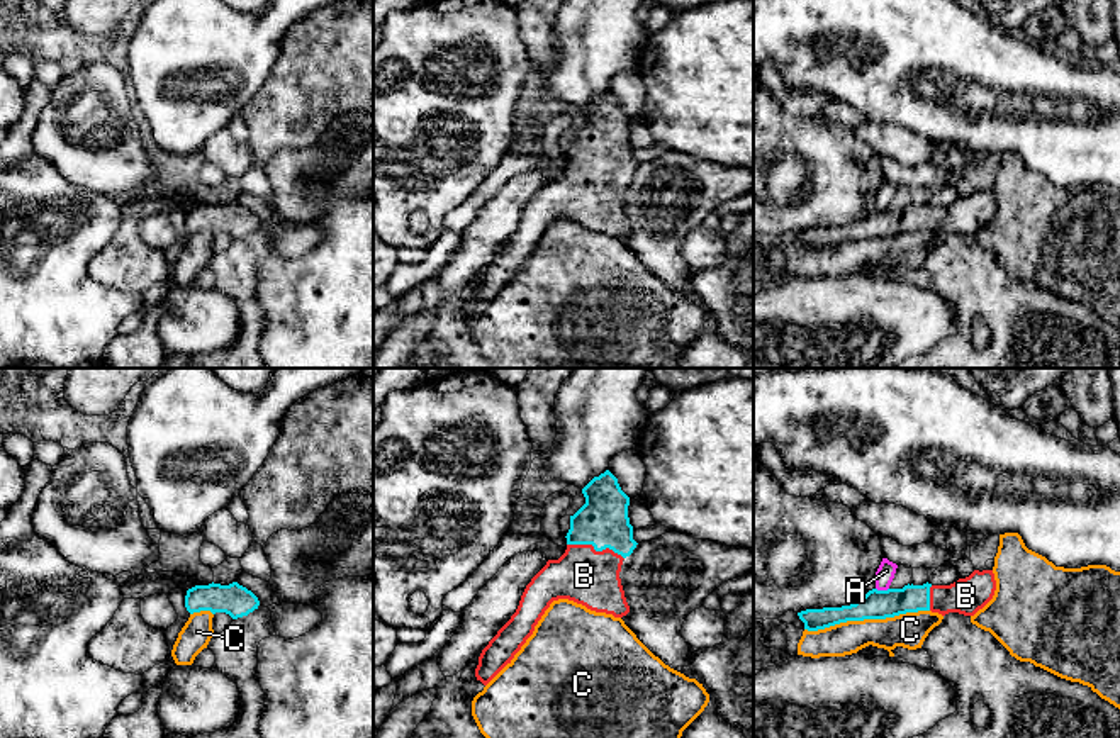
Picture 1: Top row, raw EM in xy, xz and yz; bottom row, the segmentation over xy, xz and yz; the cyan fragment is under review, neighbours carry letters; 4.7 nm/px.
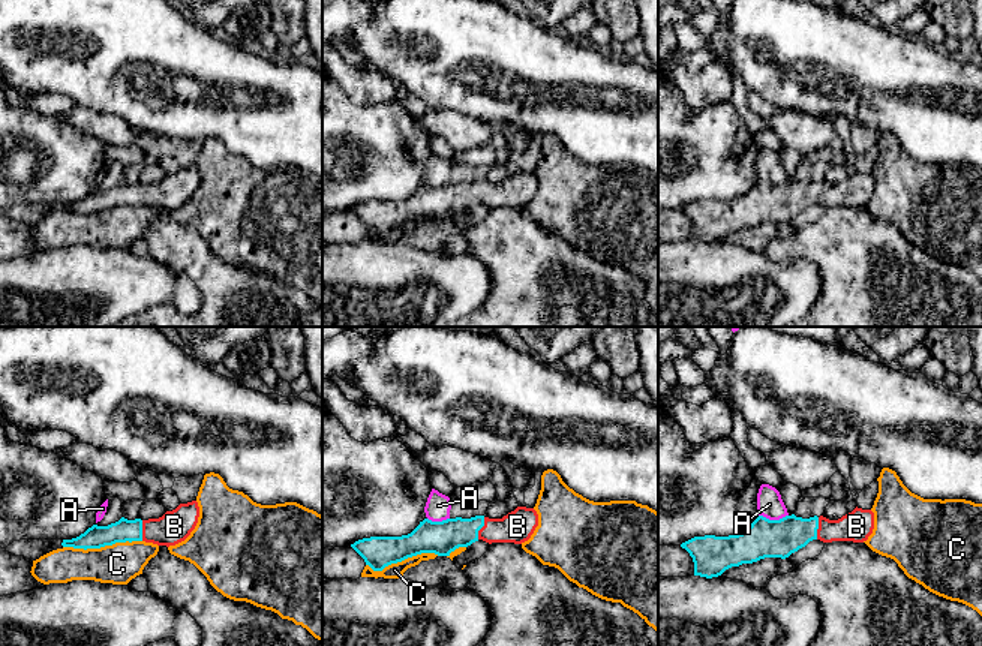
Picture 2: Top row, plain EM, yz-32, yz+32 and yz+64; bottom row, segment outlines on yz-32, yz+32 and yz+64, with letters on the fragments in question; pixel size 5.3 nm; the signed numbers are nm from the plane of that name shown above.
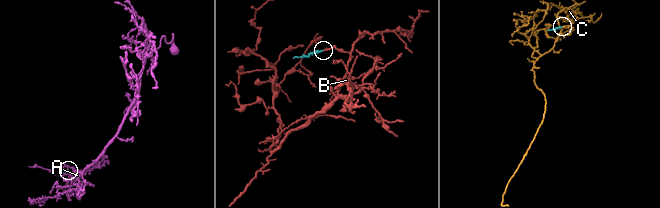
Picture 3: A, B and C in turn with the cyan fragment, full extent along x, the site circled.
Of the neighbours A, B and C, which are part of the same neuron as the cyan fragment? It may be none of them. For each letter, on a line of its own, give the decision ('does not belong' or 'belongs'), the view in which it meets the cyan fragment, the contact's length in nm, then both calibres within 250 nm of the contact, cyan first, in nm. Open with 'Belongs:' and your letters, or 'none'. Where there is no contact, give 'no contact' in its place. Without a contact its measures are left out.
Belongs: B
A: does not belong; meets cyan in yz; contact 60 nm long; 140 nm thick on the cyan side, 90 nm on the other
B: belongs; meets cyan in xz; contact 280 nm long; 240 nm thick on the cyan side, 260 nm on the other
C: does not belong; meets cyan in yz; contact 600 nm long; 140 nm thick on the cyan side, 160 nm on the other

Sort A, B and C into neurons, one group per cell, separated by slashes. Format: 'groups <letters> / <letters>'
groups A / B / C

